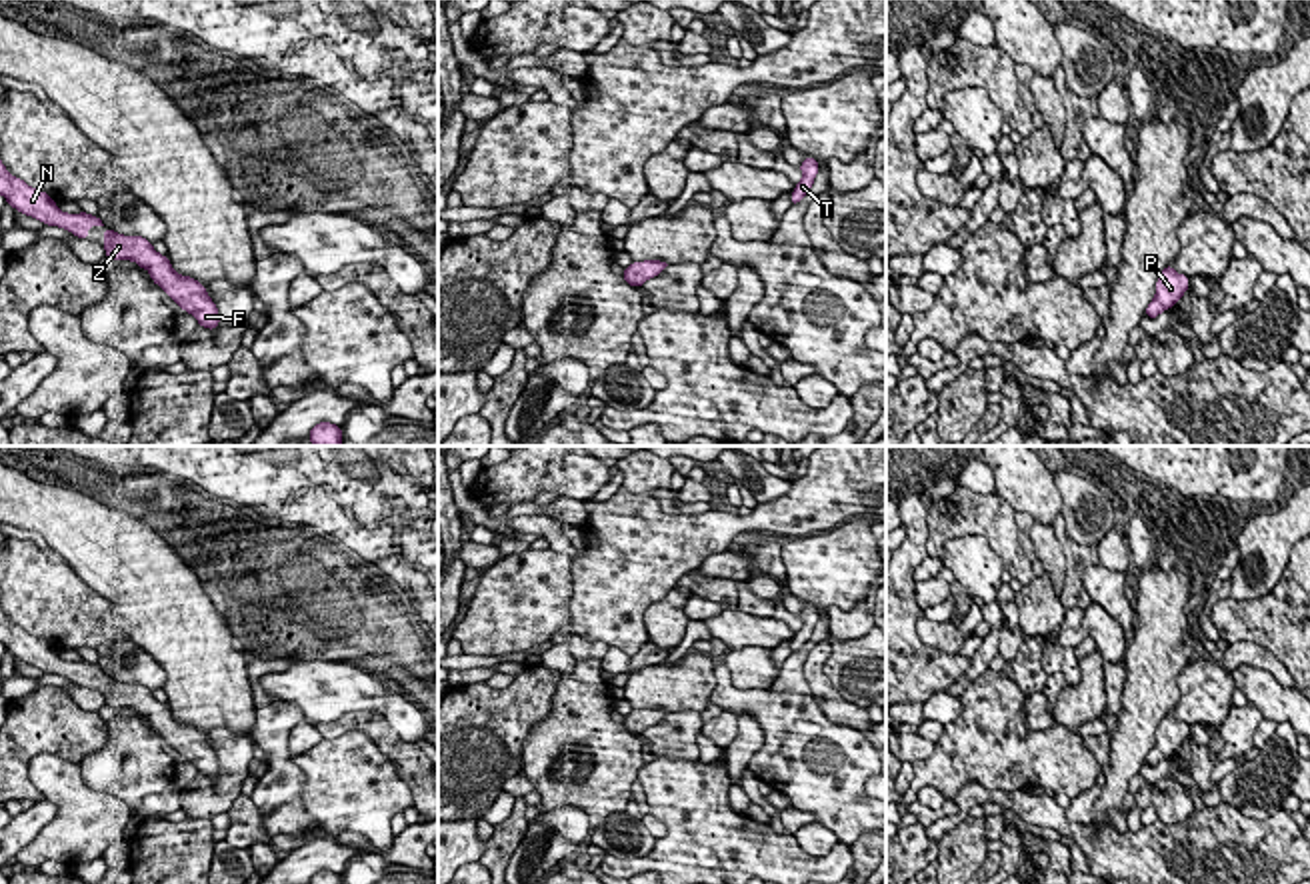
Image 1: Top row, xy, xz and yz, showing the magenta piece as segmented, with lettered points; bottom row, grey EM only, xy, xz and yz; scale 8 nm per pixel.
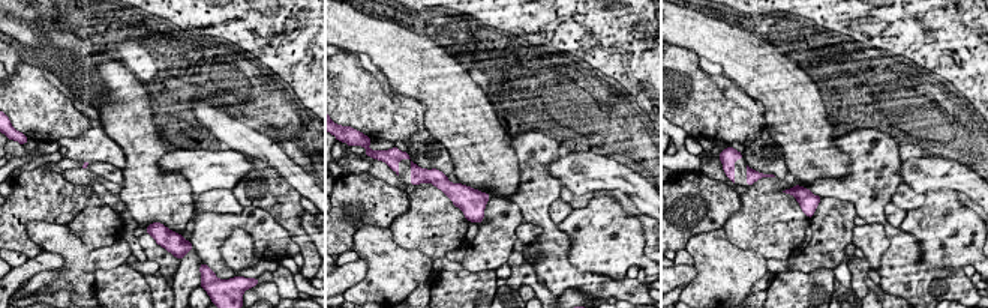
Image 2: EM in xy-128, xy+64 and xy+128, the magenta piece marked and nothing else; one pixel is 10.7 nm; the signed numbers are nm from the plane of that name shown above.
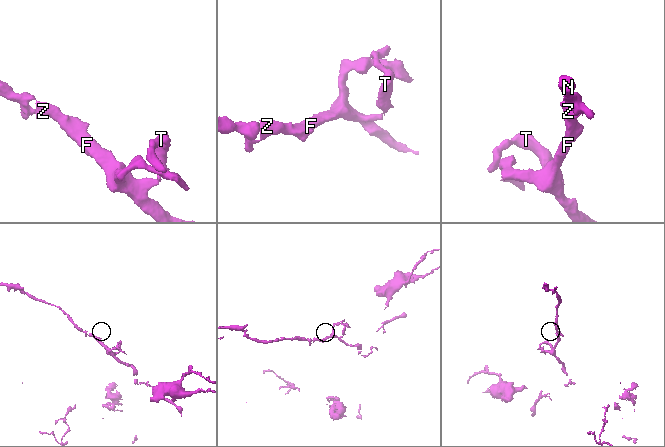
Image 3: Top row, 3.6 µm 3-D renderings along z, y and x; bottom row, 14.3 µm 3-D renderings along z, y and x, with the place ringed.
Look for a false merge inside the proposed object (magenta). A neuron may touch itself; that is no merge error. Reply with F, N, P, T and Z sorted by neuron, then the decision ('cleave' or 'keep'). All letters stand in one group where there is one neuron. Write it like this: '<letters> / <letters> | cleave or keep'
F N P T Z | keep

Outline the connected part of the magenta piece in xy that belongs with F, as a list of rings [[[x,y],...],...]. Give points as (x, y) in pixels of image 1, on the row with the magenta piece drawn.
[[[0,160],[0,194],[6,202],[32,216],[46,226],[58,226],[72,232],[76,238],[88,240],[90,226],[104,228],[104,250],[110,260],[132,260],[140,268],[150,272],[154,284],[162,286],[168,298],[172,298],[178,308],[192,314],[200,326],[214,330],[218,328],[220,314],[212,298],[206,294],[206,286],[190,276],[180,276],[168,256],[154,250],[152,242],[142,236],[124,236],[102,224],[98,216],[80,212],[66,214],[56,206],[46,192],[28,186],[24,180],[12,176]]]

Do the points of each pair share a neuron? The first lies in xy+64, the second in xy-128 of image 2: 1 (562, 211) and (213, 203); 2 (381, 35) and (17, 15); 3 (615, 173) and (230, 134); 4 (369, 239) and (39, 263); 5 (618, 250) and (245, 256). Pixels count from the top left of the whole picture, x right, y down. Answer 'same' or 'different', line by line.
1: same
2: different
3: different
4: different
5: different

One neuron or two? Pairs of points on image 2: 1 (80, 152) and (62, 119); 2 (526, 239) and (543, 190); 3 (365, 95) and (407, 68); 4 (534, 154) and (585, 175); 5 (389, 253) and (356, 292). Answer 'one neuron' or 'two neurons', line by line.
1: two neurons
2: two neurons
3: two neurons
4: two neurons
5: one neuron

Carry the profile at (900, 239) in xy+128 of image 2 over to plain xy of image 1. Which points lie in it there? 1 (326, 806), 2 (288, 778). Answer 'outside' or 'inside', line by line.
1: outside
2: inside

